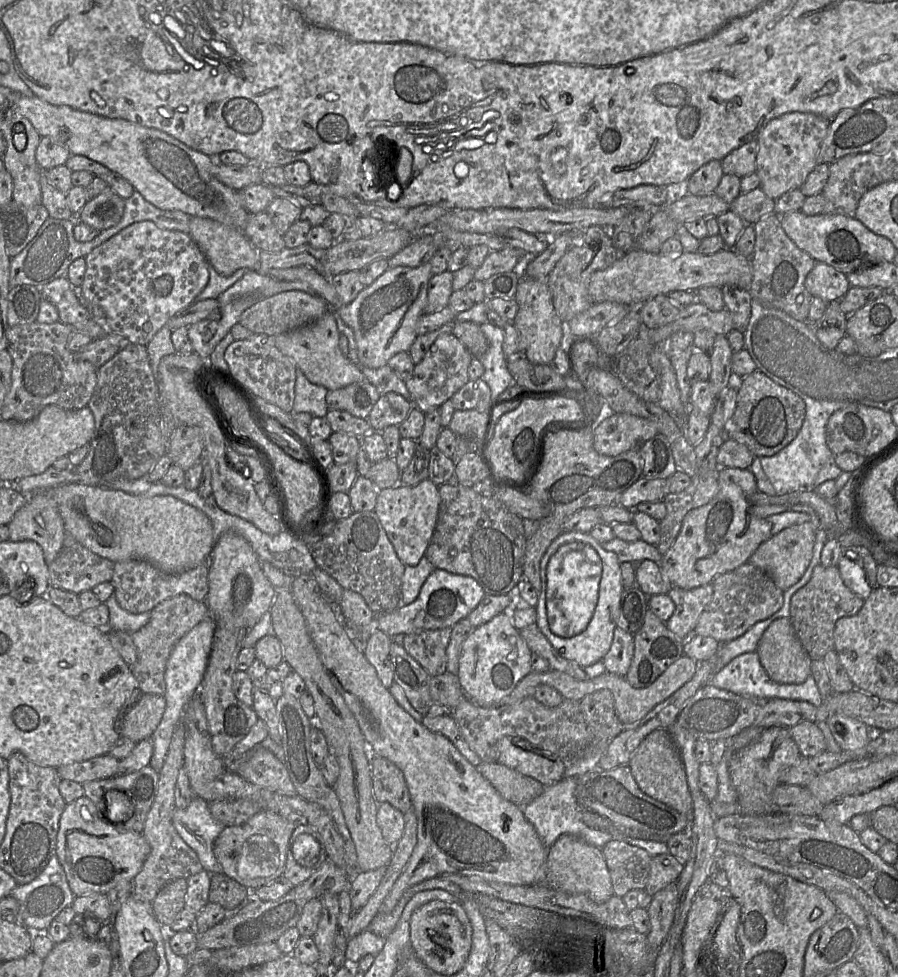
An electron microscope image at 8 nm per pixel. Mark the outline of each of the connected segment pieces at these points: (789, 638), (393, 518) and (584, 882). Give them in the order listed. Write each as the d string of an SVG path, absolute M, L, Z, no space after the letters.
M789 617L773 621L756 652L769 678L779 684L801 684L811 675L811 661Z
M429 479L415 486L405 486L399 482L393 487L379 490L374 511L397 557L405 566L416 566L425 555L436 527L439 504L438 486Z
M573 835L561 836L549 848L546 862L545 883L540 884L546 884L552 889L567 893L582 894L597 903L606 902L614 895L609 870L602 849L592 846Z

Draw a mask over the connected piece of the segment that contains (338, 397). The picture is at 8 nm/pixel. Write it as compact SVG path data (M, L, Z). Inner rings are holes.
M364 378L339 389L328 390L326 404L328 410L347 411L355 417L367 419L379 397L376 387Z

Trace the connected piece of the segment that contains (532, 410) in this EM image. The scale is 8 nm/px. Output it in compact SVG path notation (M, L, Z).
M570 397L554 398L526 398L515 409L504 414L494 427L492 438L487 446L486 454L493 465L497 477L507 482L526 482L536 468L540 457L543 455L545 429L553 420L578 420L581 418L579 403Z

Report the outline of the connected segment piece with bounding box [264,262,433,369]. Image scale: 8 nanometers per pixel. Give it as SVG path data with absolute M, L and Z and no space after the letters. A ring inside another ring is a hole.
M429 262L417 267L397 266L388 268L372 284L364 287L349 304L343 304L330 282L330 278L306 265L291 268L273 268L264 271L277 280L301 281L309 284L325 302L352 329L357 345L358 361L368 368L387 365L399 352L408 352L417 338L416 326L425 314L428 283L433 276Z

